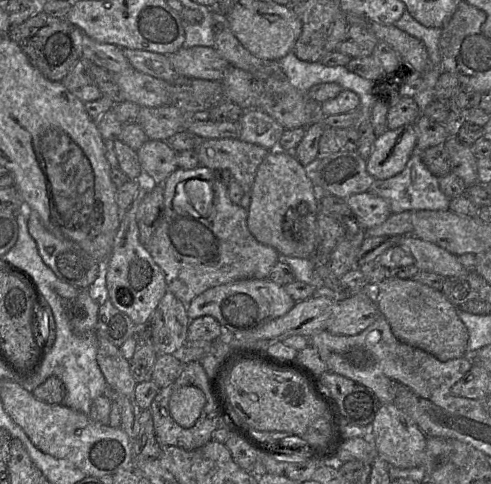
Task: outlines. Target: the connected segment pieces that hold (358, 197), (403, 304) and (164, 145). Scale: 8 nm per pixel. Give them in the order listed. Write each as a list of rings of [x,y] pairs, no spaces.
[[[370,192],[352,195],[345,201],[365,230],[381,225],[392,214],[389,204]]]
[[[386,278],[374,287],[373,295],[380,314],[386,318],[399,341],[419,348],[441,362],[467,355],[467,327],[458,317],[456,307],[441,291],[414,279]]]
[[[148,140],[137,150],[137,155],[143,176],[151,178],[156,185],[162,185],[168,176],[179,168],[177,164],[178,153],[166,141]]]

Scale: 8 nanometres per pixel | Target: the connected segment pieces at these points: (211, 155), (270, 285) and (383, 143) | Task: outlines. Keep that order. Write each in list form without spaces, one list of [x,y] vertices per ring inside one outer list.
[[[233,138],[205,139],[194,151],[201,166],[228,170],[244,193],[251,192],[257,169],[270,152],[262,146]]]
[[[243,279],[207,289],[187,304],[187,315],[190,320],[201,316],[212,316],[220,324],[223,333],[242,333],[259,328],[267,322],[285,315],[295,305],[295,301],[285,289],[268,279]]]
[[[414,125],[387,130],[378,136],[366,162],[366,169],[376,180],[396,176],[405,168],[416,151],[417,134]]]

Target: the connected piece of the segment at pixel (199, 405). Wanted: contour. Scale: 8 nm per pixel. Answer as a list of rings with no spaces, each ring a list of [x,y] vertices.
[[[192,385],[181,386],[170,396],[170,416],[182,428],[191,428],[198,420],[205,403],[205,395],[199,388]]]

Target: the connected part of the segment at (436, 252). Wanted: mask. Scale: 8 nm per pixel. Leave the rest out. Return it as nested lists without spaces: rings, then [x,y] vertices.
[[[413,235],[400,237],[398,246],[412,255],[420,271],[432,272],[445,278],[474,272],[466,270],[459,262],[458,256]]]

